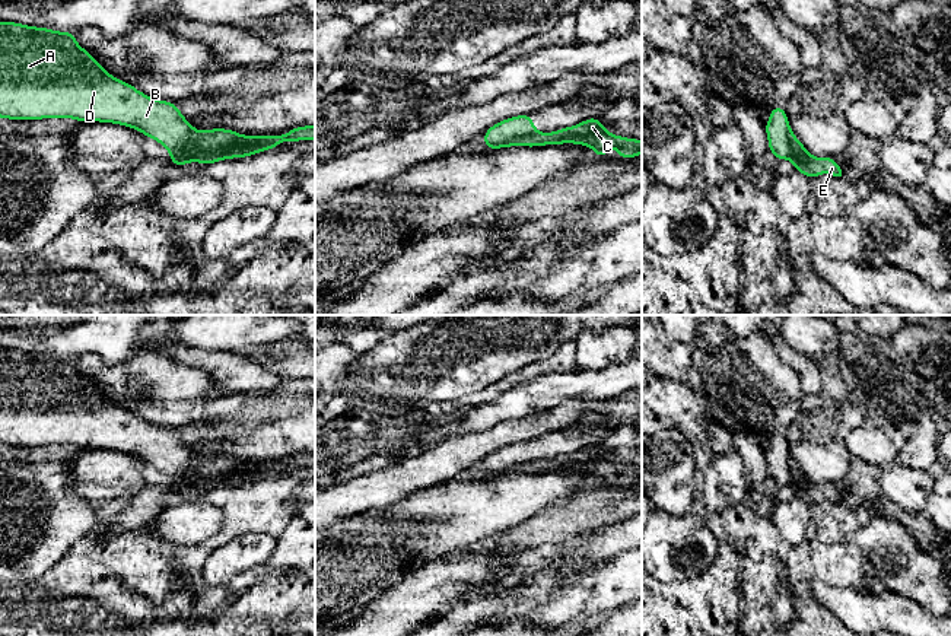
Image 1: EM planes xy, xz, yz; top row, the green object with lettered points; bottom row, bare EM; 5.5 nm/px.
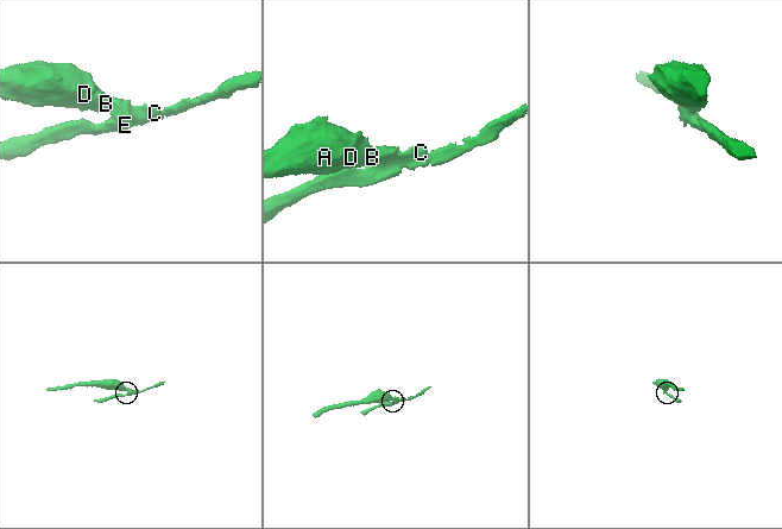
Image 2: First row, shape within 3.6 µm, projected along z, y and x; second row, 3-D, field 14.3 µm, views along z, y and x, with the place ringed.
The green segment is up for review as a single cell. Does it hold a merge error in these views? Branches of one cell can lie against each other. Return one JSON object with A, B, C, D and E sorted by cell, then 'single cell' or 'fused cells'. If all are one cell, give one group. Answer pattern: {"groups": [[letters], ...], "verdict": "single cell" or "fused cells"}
{"groups": [["A", "B", "D"], ["C", "E"]], "verdict": "fused cells"}

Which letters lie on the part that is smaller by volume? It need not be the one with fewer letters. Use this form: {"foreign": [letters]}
{"foreign": ["C", "E"]}

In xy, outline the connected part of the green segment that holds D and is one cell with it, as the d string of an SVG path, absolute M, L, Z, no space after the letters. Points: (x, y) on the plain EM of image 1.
M0 349L0 445L73 445L79 449L111 449L134 455L160 470L171 483L193 478L197 458L175 429L150 424L133 411L105 398L76 369L76 360Z

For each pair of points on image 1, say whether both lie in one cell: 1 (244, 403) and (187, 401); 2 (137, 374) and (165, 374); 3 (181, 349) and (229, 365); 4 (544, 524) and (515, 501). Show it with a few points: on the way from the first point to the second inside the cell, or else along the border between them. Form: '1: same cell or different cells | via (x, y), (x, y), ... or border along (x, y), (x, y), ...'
1: different cells | border along (219, 394), (207, 401), (202, 420), (181, 425)
2: same cell | via (145, 374), (158, 374)
3: same cell | via (193, 356), (218, 363)
4: different cells | border along (566, 501), (549, 505), (527, 520), (503, 530)

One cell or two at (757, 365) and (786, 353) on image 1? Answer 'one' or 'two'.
two

